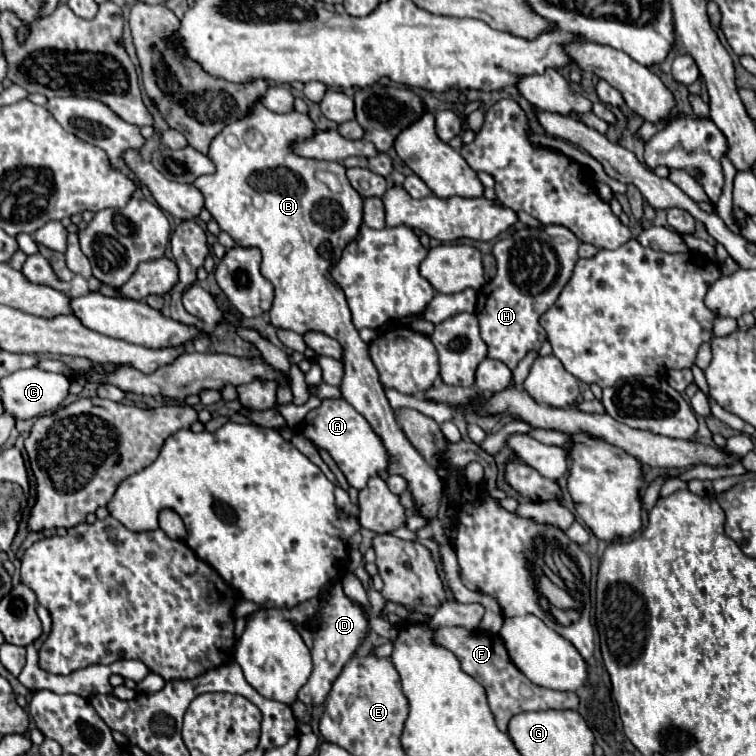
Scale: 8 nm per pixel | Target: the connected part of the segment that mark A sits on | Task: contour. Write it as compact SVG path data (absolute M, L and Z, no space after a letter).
M325 398L325 400L321 400L321 406L313 408L305 416L303 434L317 448L325 448L333 456L333 460L337 462L337 466L345 474L347 482L351 486L355 486L357 490L365 488L369 478L379 476L381 470L389 472L391 458L389 458L389 452L385 450L383 440L375 434L371 424L343 398L335 398L335 400Z

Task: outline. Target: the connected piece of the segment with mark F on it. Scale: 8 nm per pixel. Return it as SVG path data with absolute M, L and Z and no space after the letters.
M439 628L435 632L435 642L451 650L459 662L461 668L473 676L485 690L487 690L487 700L491 706L491 712L495 716L497 728L507 732L507 722L513 714L527 712L527 710L577 710L579 700L575 692L555 692L541 688L533 684L527 676L523 676L517 666L509 660L509 654L503 646L503 640L495 634L483 634L483 632L471 632L467 628Z

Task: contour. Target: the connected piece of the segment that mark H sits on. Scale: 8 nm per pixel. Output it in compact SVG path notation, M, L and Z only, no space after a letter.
M563 226L521 228L493 246L497 260L497 274L491 280L491 292L485 296L483 310L477 310L481 338L489 346L489 358L501 360L515 370L519 360L529 350L539 350L547 340L545 330L539 326L539 316L549 310L559 298L561 290L573 274L579 240Z

